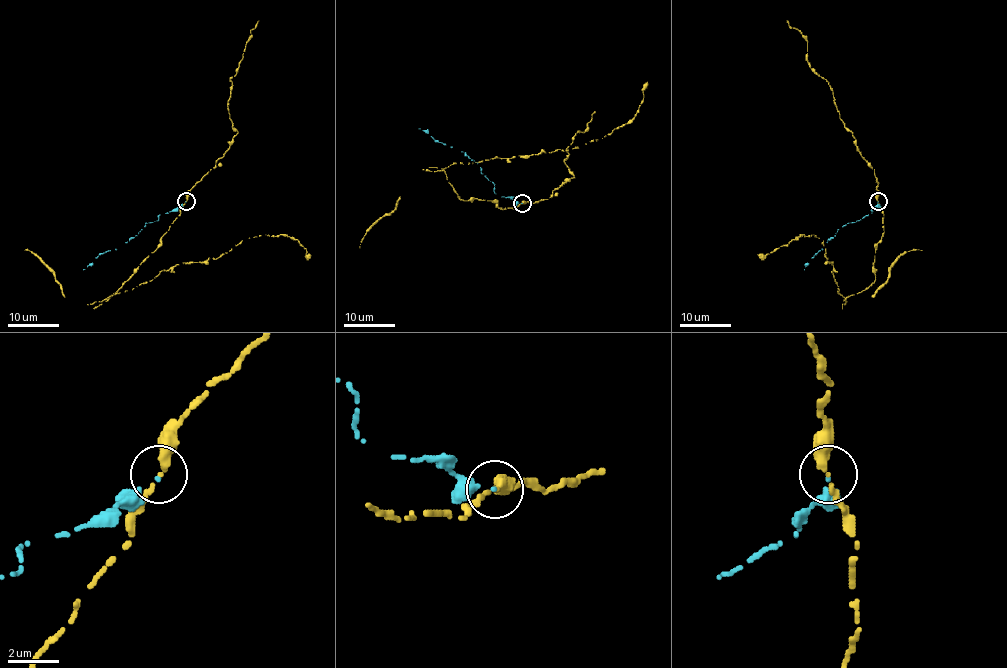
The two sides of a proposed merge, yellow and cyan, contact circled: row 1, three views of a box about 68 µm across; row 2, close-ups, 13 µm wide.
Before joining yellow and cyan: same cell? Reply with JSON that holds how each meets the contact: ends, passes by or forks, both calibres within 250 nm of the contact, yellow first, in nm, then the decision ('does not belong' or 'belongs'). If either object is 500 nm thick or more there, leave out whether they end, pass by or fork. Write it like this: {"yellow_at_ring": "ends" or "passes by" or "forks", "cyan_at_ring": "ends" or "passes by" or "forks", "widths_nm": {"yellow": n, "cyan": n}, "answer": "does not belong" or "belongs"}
{"yellow_at_ring": "passes by", "cyan_at_ring": "ends", "widths_nm": {"yellow": 220, "cyan": 110}, "answer": "does not belong"}

